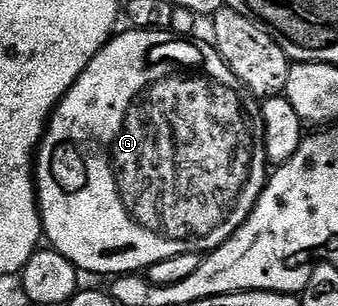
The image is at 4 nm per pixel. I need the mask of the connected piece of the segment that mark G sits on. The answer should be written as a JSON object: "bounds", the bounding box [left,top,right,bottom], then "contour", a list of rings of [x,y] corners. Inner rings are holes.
{"bounds":[34,28,270,275],"contour":[[[129,28],[128,33],[117,32],[115,36],[109,40],[108,44],[103,45],[98,51],[98,55],[86,67],[86,71],[82,71],[82,75],[72,85],[72,89],[63,97],[52,111],[52,120],[48,122],[44,139],[40,142],[38,156],[34,161],[34,176],[36,178],[36,196],[40,206],[40,223],[42,226],[43,236],[46,238],[47,244],[55,249],[57,253],[63,255],[71,265],[76,266],[77,270],[88,273],[112,273],[111,275],[136,275],[141,271],[148,270],[154,263],[162,263],[166,259],[174,259],[174,255],[186,255],[187,253],[198,253],[207,255],[213,249],[217,249],[222,243],[226,243],[226,239],[230,239],[230,235],[234,235],[234,231],[238,231],[238,227],[242,227],[242,223],[246,223],[246,219],[250,215],[250,211],[254,211],[254,207],[258,203],[258,199],[264,190],[264,183],[270,176],[270,166],[268,156],[264,150],[264,127],[262,124],[262,109],[258,104],[257,98],[248,95],[240,81],[234,75],[234,71],[230,71],[230,67],[224,64],[222,55],[211,44],[195,45],[192,41],[168,41],[169,34],[164,31],[149,31],[146,29]]]}

